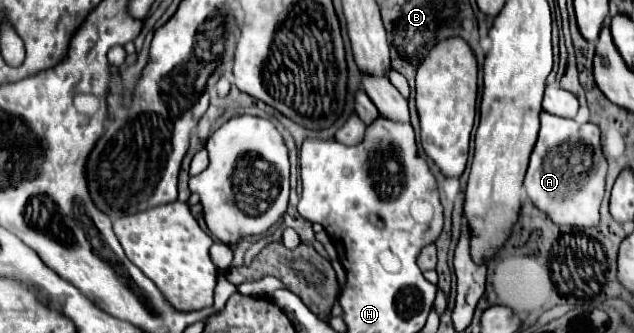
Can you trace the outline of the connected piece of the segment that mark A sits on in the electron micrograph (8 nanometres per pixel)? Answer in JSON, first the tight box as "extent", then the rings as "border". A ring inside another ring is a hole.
{"extent":[524,112,606,226],"border":[[[540,112],[540,132],[530,154],[530,164],[524,178],[528,198],[536,208],[544,210],[558,224],[594,226],[598,224],[598,208],[604,196],[606,160],[600,150],[600,130],[594,124],[576,124],[574,120]],[[586,154],[584,174],[572,170],[572,158]]]}

